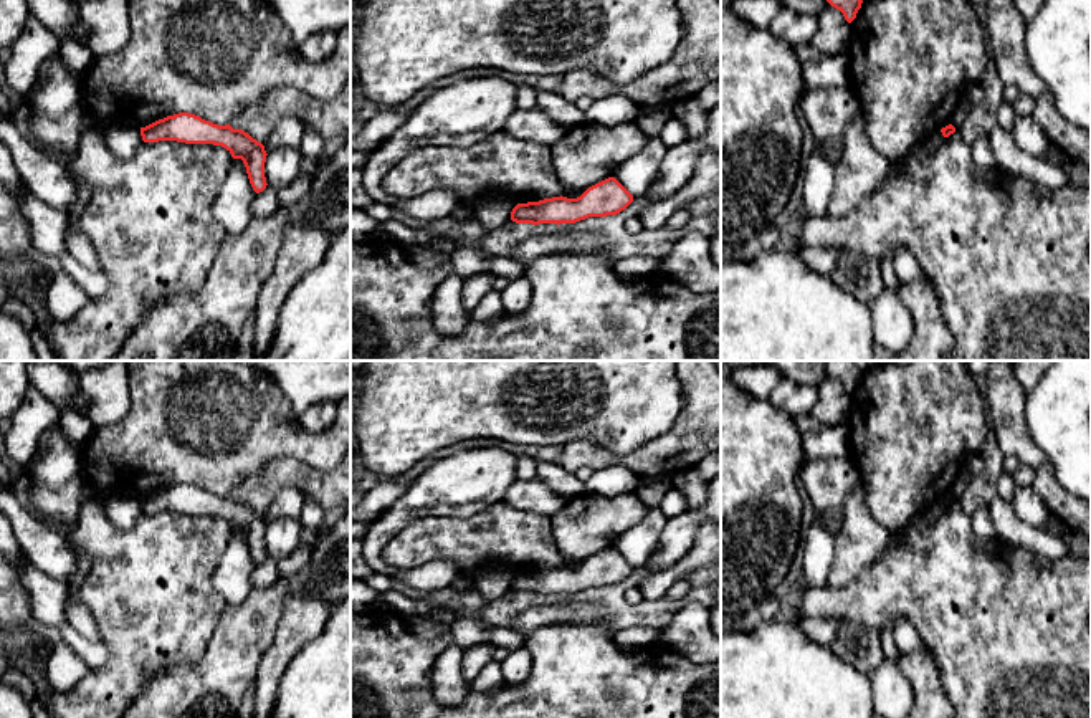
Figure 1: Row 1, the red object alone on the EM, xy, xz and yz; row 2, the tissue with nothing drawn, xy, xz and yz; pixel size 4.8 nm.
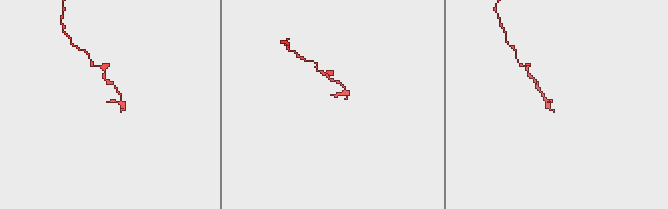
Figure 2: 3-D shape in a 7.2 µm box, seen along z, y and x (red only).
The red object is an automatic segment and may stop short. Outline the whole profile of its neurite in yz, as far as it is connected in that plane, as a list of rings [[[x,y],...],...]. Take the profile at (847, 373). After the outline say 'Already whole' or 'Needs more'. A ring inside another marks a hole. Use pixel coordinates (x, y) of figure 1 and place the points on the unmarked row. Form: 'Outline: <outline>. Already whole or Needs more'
Outline: [[[828,361],[827,372],[840,381],[848,394],[856,389],[863,371],[853,361]]]. Already whole

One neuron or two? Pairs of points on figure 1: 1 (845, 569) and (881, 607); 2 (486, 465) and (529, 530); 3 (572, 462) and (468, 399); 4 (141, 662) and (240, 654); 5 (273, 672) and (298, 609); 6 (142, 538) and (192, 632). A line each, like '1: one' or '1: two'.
1: two
2: two
3: two
4: two
5: one
6: one

